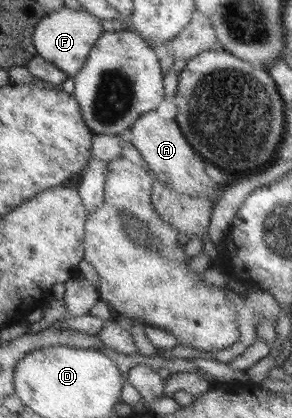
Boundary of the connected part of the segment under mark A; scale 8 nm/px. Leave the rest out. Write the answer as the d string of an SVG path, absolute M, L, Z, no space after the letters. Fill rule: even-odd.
M157 110L141 114L133 122L130 134L130 143L137 148L143 160L147 162L147 169L150 174L156 176L160 182L168 184L172 190L178 194L197 199L204 194L216 190L219 194L222 190L209 175L207 175L207 162L190 144L187 142L185 135L178 128L177 121L169 121L165 117L158 115Z

